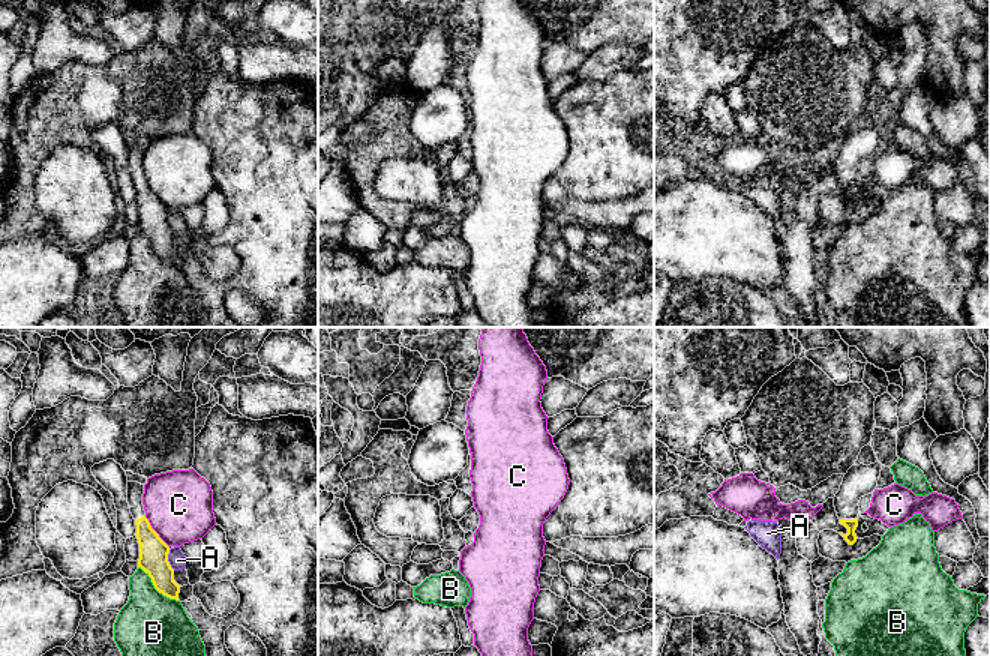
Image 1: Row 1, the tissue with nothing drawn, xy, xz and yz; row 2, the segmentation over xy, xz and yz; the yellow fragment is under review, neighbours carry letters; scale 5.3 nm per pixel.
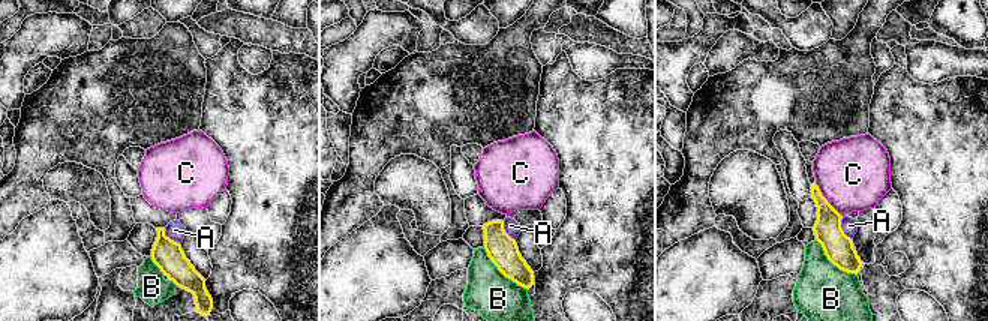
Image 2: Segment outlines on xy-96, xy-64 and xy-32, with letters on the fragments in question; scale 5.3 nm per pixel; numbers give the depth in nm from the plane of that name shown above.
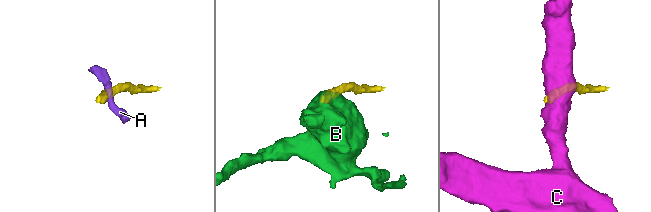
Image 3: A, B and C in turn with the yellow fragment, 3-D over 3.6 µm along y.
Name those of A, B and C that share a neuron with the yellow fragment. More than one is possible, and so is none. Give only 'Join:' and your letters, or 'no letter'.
Join: no letter

